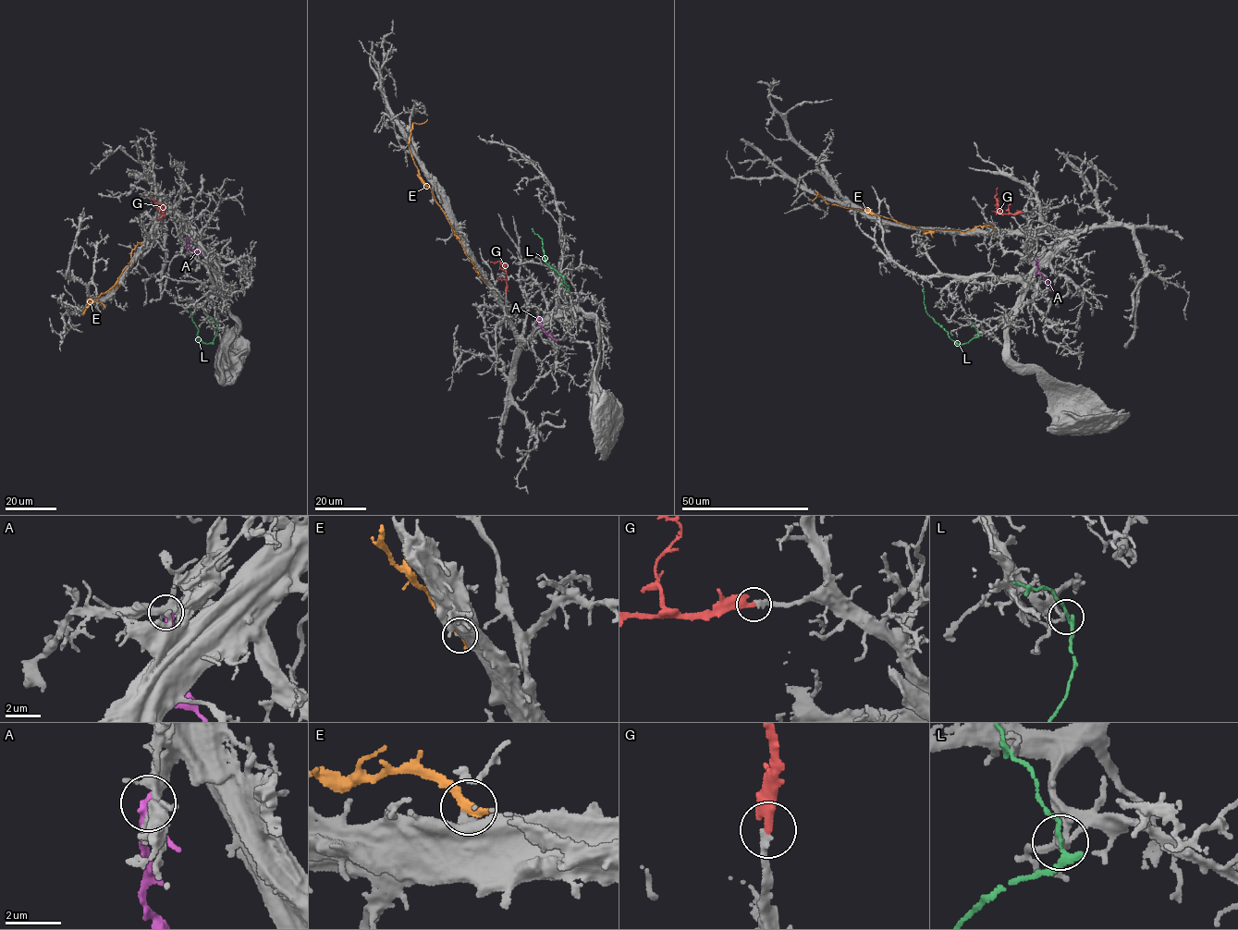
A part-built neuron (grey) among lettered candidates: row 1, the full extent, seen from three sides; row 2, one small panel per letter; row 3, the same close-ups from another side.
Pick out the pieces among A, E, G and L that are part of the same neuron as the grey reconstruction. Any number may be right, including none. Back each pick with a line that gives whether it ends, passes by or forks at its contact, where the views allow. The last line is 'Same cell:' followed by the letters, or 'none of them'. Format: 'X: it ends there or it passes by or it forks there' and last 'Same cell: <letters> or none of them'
G: it ends there
Same cell: G

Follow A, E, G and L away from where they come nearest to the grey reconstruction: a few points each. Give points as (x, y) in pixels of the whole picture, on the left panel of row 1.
A: (187, 237), (187, 248), (202, 256)
E: (140, 243), (133, 250), (128, 265), (110, 289), (89, 302), (82, 313), (90, 303), (98, 300), (104, 308)
G: (162, 206), (164, 215), (165, 207), (152, 196)
L: (215, 324), (217, 331), (213, 344), (198, 340), (198, 331), (190, 312)

